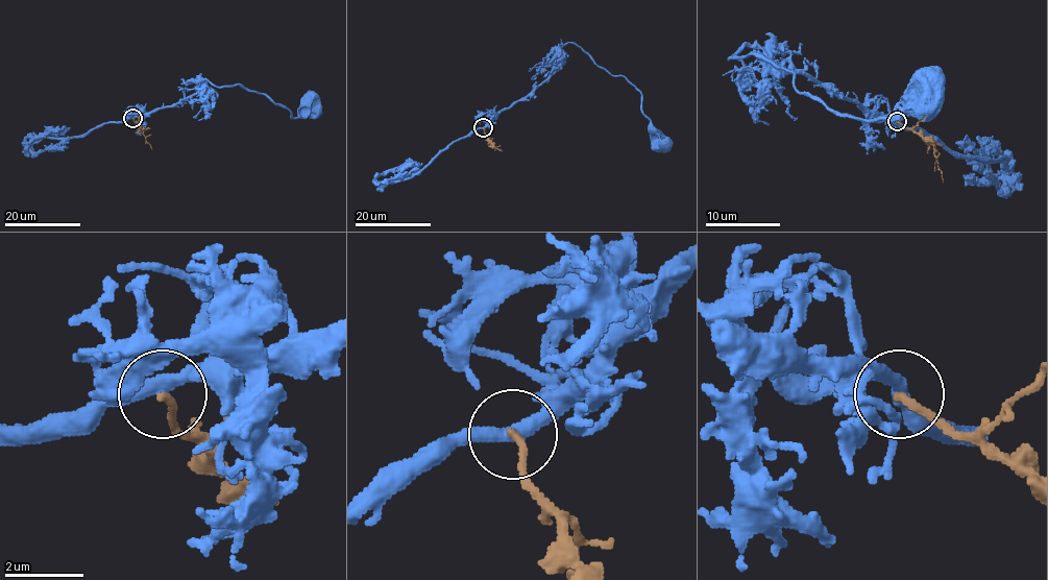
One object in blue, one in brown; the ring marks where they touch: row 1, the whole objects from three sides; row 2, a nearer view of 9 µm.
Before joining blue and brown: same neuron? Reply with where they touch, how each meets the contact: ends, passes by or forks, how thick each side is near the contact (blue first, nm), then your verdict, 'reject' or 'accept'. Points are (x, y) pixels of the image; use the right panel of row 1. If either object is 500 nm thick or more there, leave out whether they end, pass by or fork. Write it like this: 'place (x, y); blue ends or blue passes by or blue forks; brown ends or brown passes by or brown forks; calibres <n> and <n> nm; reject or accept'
place (897, 121); blue passes by; brown ends; calibres 360 and 190 nm; reject

